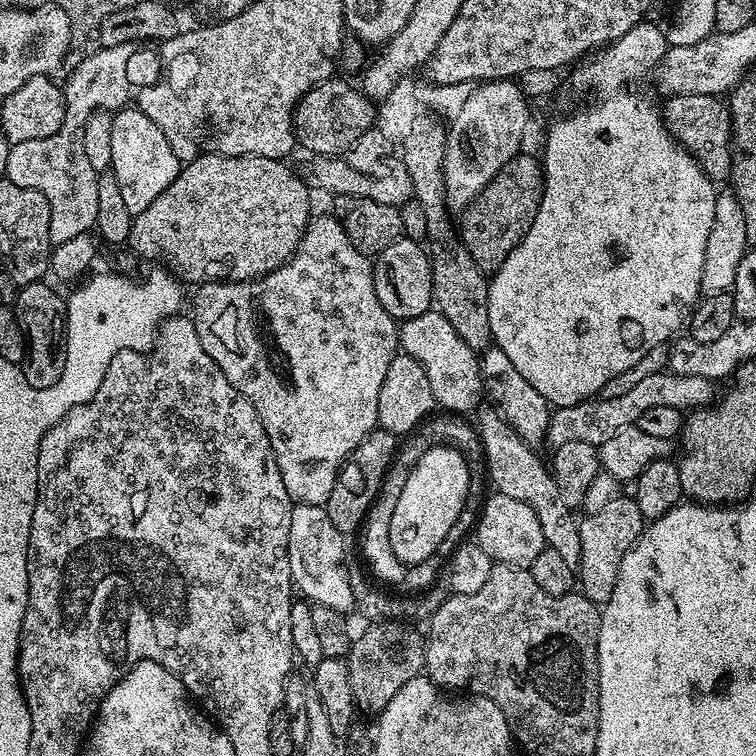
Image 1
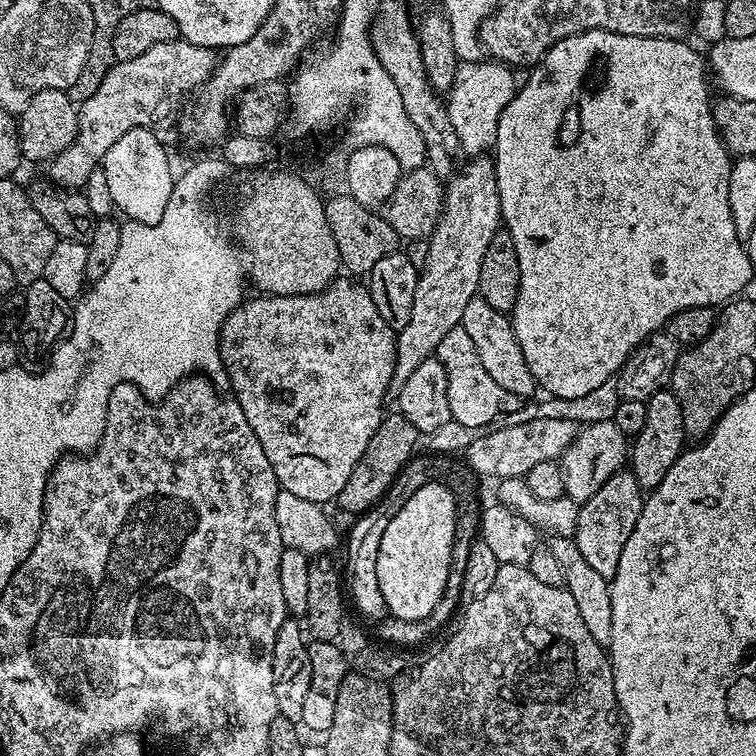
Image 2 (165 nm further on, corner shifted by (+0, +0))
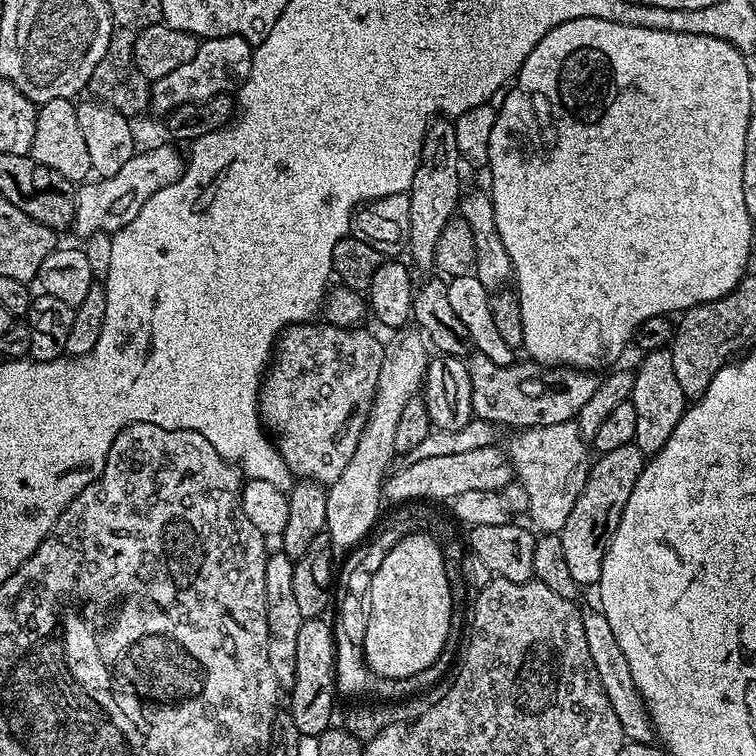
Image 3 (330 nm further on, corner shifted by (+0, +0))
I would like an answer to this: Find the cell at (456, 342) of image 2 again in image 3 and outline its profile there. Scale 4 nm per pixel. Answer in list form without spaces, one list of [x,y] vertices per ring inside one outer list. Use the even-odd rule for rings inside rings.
[[[473,351],[467,357],[470,374],[472,414],[511,430],[554,426],[558,422],[575,421],[582,406],[590,402],[598,380],[593,373],[578,368],[554,368],[535,362],[513,362],[498,366],[486,358],[486,354]]]

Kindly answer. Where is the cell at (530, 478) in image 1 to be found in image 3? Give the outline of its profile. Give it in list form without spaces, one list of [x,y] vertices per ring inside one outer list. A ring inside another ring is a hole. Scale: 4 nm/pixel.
[[[599,610],[583,613],[586,630],[586,646],[590,649],[590,658],[594,658],[594,670],[598,670],[598,682],[602,682],[602,690],[614,706],[614,715],[622,724],[625,737],[634,744],[651,744],[654,740],[652,720],[648,716],[648,708],[644,705],[638,686],[634,686],[634,674],[630,674],[630,665],[626,663],[626,654],[622,654],[622,646],[618,646],[618,638],[614,638],[614,630],[610,630],[610,622],[606,622],[604,613]]]

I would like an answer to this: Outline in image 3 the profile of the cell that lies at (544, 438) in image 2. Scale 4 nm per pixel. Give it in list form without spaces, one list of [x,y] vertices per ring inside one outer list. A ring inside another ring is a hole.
[[[499,447],[484,448],[467,451],[464,454],[443,455],[440,458],[427,458],[422,461],[411,461],[406,463],[405,468],[400,468],[396,473],[384,481],[382,496],[385,501],[389,500],[389,505],[399,506],[401,504],[410,504],[413,502],[440,502],[444,500],[450,502],[458,494],[466,490],[486,490],[487,492],[500,492],[508,483],[514,480],[512,465],[503,451],[499,452]]]

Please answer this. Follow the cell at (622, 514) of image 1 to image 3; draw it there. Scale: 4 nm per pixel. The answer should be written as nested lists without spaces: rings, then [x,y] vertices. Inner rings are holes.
[[[631,443],[597,455],[589,467],[586,486],[578,502],[574,502],[574,510],[570,510],[570,518],[566,518],[566,526],[562,526],[558,533],[566,557],[566,567],[574,582],[582,586],[599,585],[602,558],[606,558],[610,538],[622,518],[622,510],[626,510],[630,490],[634,490],[634,482],[638,482],[638,474],[642,474],[645,463],[644,453],[639,452],[635,443]]]

